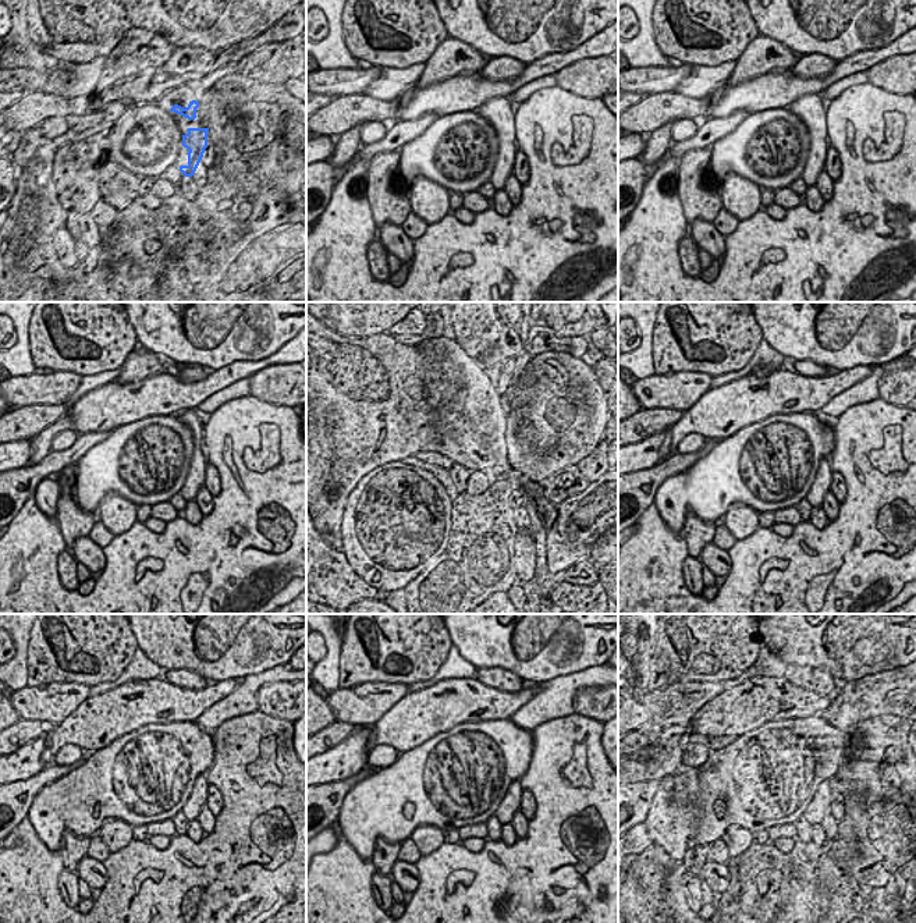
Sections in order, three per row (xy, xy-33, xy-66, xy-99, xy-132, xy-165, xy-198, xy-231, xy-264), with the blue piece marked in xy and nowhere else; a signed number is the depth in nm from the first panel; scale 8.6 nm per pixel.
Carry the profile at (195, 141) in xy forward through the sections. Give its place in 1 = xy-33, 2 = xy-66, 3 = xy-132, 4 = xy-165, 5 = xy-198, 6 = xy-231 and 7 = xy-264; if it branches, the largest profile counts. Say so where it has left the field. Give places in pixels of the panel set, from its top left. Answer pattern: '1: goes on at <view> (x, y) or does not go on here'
1: goes on at xy-33 (500, 112)
2: goes on at xy-66 (812, 110)
3: goes on at xy-132 (507, 482)
4: goes on at xy-165 (822, 485)
5: goes on at xy-198 (196, 802)
6: goes on at xy-231 (510, 805)
7: goes on at xy-264 (822, 805)

